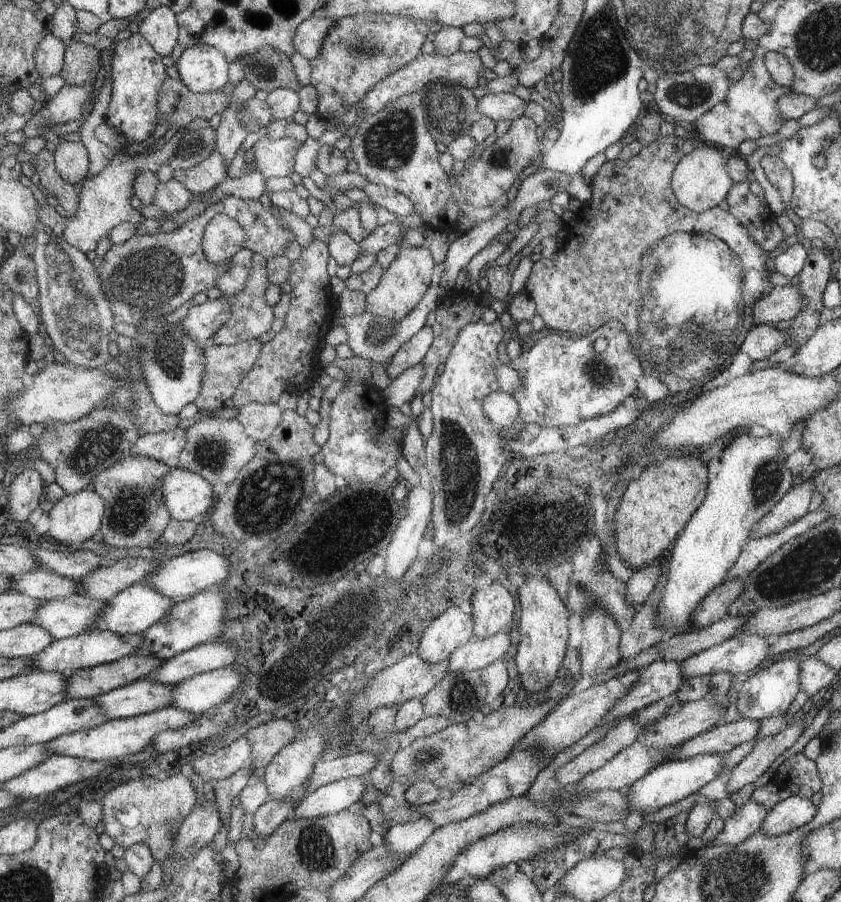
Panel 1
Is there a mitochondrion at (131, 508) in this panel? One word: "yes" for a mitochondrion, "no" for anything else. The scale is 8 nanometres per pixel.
yes

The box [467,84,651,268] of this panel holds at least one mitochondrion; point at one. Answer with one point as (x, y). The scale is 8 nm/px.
(497, 158)

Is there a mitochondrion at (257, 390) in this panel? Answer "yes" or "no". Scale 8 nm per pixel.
no

